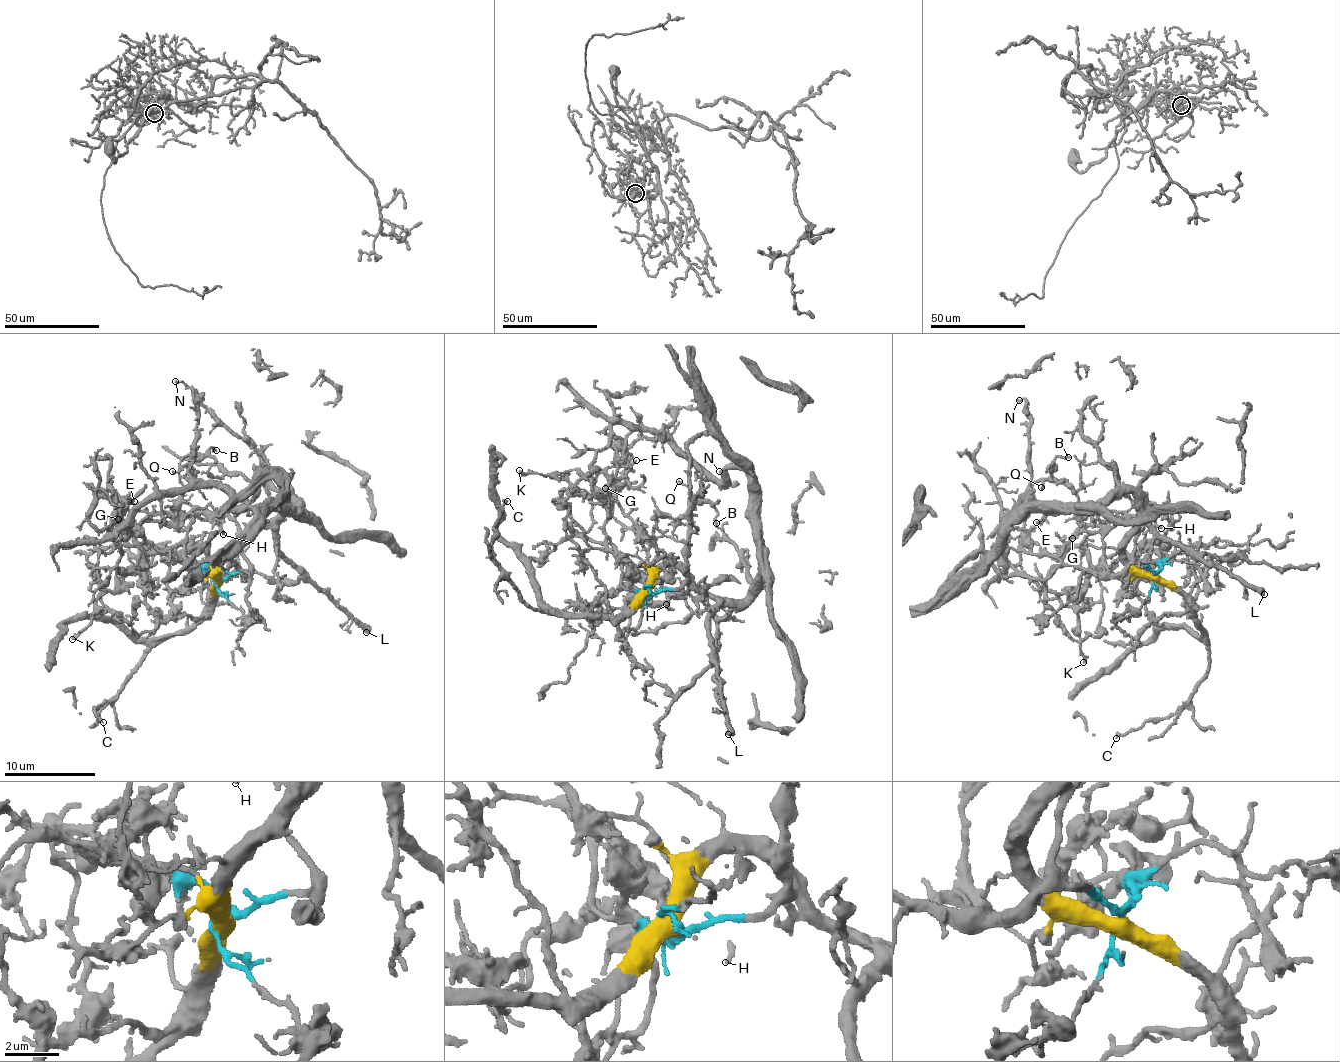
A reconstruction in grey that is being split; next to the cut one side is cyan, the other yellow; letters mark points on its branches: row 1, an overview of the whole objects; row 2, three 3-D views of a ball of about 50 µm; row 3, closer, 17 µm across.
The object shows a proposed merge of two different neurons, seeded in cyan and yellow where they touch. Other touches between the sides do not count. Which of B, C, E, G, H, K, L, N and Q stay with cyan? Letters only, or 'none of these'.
B, E, G, H, K, Q

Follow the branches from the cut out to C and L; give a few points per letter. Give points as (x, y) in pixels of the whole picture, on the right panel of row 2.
C: (1154, 576), (1191, 605), (1206, 633), (1210, 663), (1187, 703), (1168, 716), (1147, 721), (1116, 738)
L: (1154, 576), (1145, 576), (1125, 559), (1123, 549), (1141, 519), (1160, 536), (1175, 540), (1264, 595)

